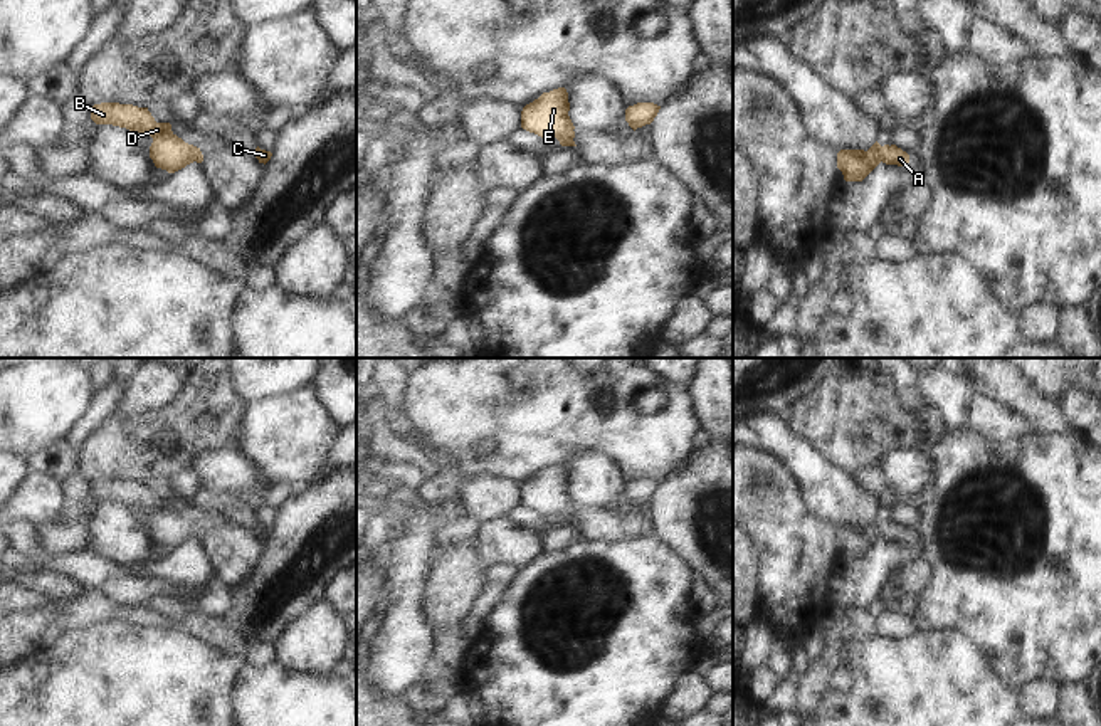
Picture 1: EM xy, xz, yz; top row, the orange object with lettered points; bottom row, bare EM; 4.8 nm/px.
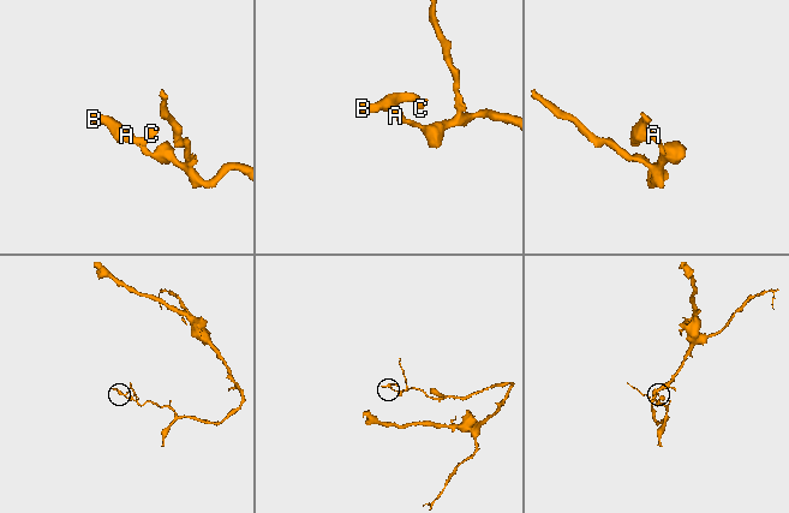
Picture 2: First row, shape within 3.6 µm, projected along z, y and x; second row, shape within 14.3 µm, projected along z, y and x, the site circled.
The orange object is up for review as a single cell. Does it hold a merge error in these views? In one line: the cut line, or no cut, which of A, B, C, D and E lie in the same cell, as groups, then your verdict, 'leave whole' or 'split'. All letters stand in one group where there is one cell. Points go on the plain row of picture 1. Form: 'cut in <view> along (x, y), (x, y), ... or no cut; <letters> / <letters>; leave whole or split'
no cut; A B C D E; leave whole

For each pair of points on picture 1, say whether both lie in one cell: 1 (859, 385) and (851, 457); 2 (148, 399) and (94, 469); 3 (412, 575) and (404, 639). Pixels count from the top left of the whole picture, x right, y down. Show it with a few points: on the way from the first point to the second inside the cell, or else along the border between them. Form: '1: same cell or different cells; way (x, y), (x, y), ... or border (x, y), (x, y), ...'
1: same cell; way (856, 404), (853, 439)
2: different cells; border (172, 402), (133, 417), (101, 414)
3: same cell; way (409, 590), (405, 624)

